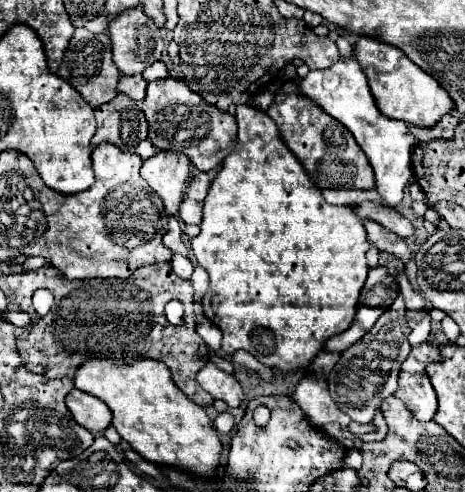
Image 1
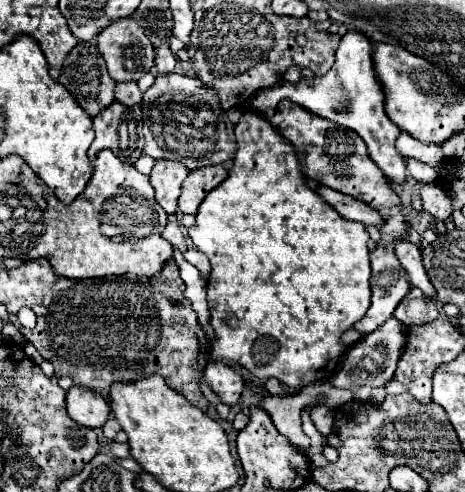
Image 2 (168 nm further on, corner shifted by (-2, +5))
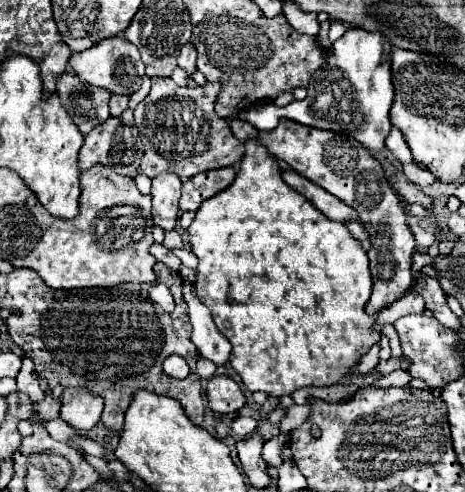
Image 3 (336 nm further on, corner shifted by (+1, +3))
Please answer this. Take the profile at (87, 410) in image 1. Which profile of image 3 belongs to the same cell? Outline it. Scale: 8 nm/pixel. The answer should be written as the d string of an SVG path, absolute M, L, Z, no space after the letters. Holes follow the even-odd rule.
M65 389L61 395L61 419L77 431L89 431L99 423L103 399L85 389Z

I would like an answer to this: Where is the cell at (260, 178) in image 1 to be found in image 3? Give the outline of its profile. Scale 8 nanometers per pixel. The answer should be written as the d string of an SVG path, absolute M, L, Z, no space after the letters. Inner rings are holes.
M259 139L245 141L245 157L241 161L241 169L239 169L233 185L229 189L217 193L217 197L211 197L207 203L203 203L199 207L197 217L189 227L189 237L191 237L189 239L191 251L199 259L199 265L195 269L197 271L195 293L201 299L201 303L205 303L205 307L209 307L209 311L213 315L213 321L217 323L217 329L233 345L229 363L239 373L243 385L249 391L265 391L267 395L283 397L283 395L291 395L293 391L297 391L301 387L309 387L309 385L315 385L315 387L333 385L343 375L347 375L353 369L353 365L357 365L361 361L361 357L371 349L373 343L377 343L377 339L381 339L381 333L375 331L377 315L365 313L365 303L369 301L369 295L371 295L371 275L369 275L367 253L361 249L359 241L347 231L347 227L343 223L321 215L321 211L317 211L301 193L293 191L281 179L279 165L267 153L267 149L259 143Z

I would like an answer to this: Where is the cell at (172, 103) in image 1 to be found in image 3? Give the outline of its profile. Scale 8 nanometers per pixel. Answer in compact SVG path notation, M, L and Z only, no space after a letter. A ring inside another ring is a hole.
M153 77L151 81L153 81L151 93L135 109L135 125L137 125L141 141L145 145L145 155L141 159L139 173L153 179L163 171L171 171L171 173L177 173L181 179L189 179L197 173L203 173L209 169L219 169L219 167L229 167L229 165L235 165L241 161L241 157L245 153L243 143L239 139L235 139L229 123L225 119L217 117L217 113L213 109L217 93L221 89L219 83L207 83L205 87L179 87L169 77L165 77L165 79Z

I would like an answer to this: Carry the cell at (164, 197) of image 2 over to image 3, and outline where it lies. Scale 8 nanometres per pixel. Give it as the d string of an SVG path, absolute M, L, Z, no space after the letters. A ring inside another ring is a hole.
M175 173L157 175L153 179L151 197L153 197L153 223L165 231L173 231L177 227L179 217L181 179Z

